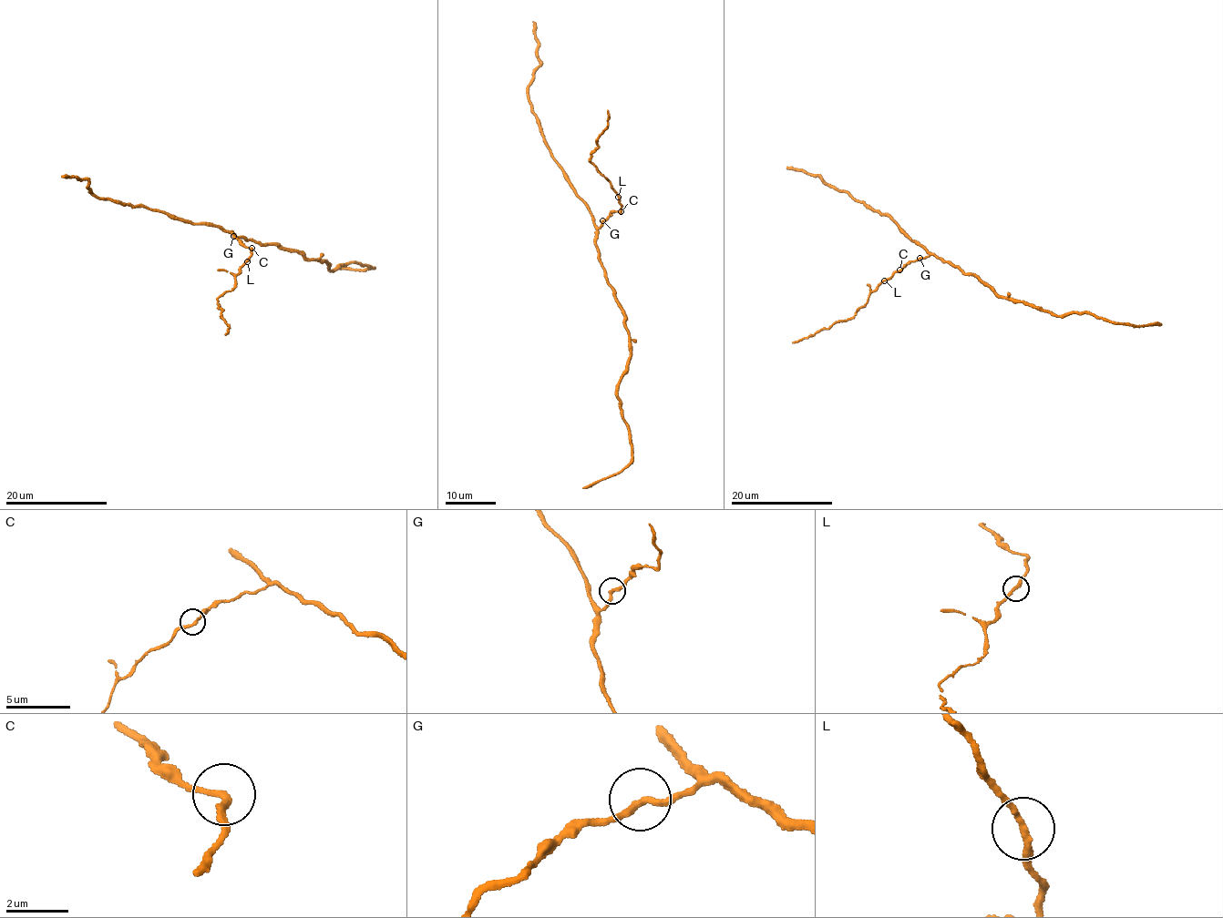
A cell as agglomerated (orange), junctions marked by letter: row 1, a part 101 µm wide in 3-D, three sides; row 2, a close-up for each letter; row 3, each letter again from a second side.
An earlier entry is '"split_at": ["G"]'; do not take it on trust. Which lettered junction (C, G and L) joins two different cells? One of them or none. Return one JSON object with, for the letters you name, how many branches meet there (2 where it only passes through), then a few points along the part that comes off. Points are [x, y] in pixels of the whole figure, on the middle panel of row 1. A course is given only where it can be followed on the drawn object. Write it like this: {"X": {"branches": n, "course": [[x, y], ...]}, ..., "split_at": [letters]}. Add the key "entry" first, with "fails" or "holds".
{"entry": "fails", "split_at": []}

